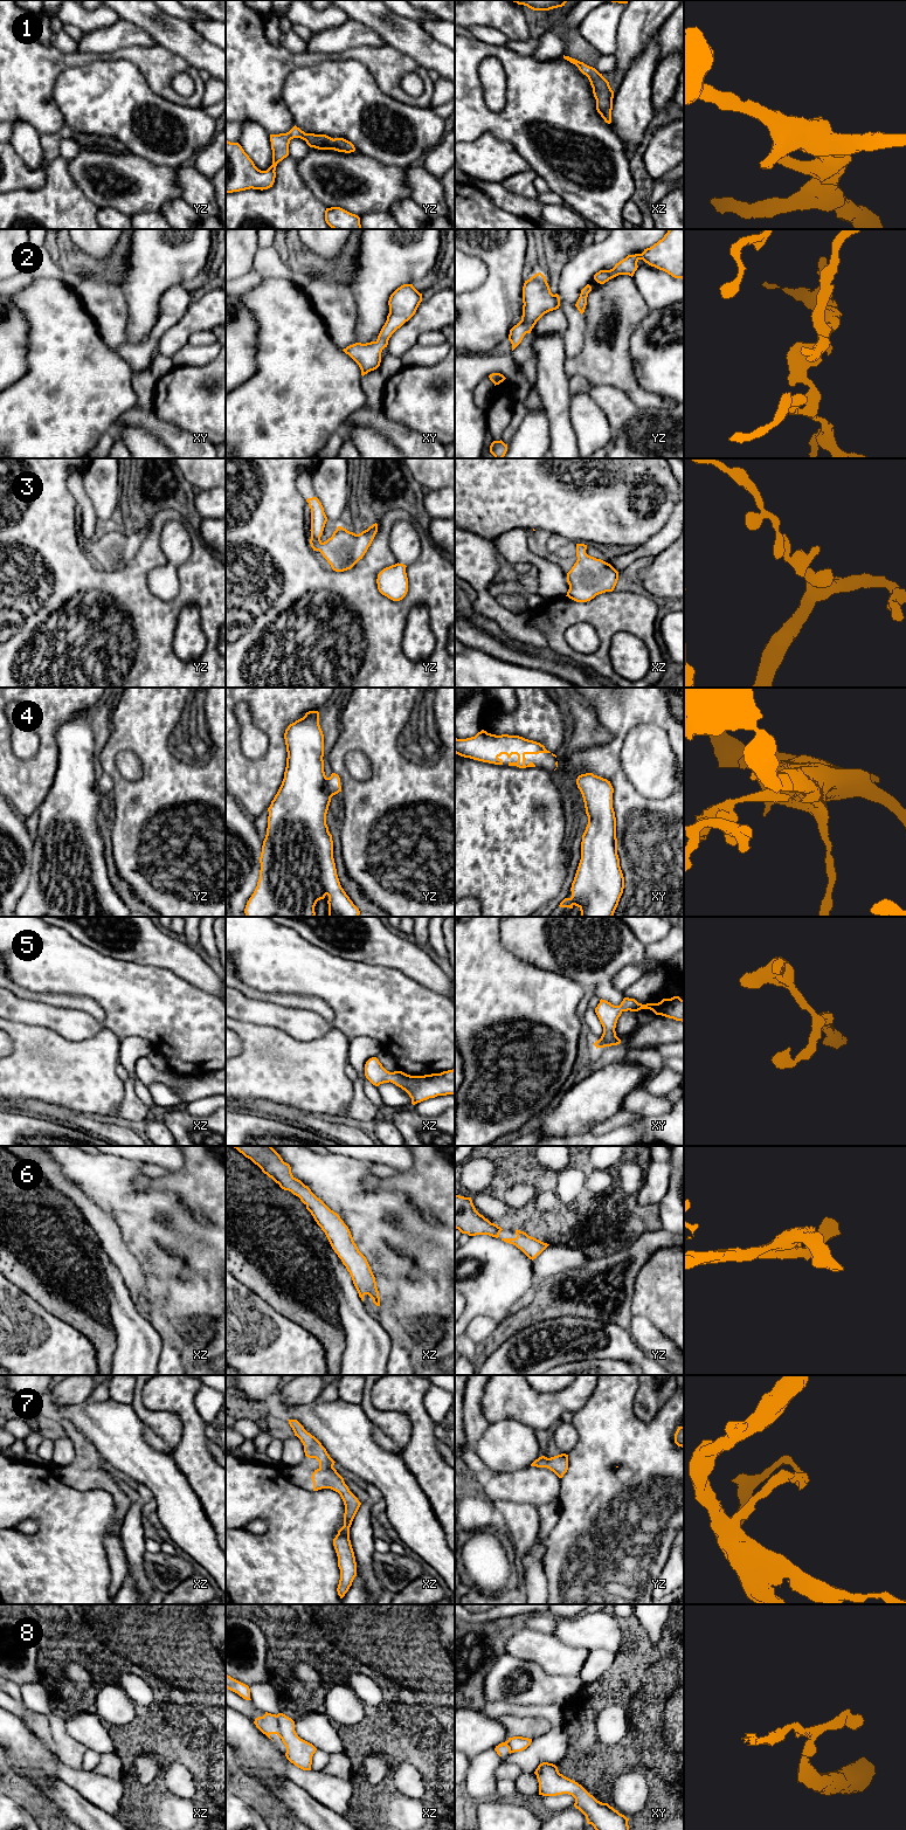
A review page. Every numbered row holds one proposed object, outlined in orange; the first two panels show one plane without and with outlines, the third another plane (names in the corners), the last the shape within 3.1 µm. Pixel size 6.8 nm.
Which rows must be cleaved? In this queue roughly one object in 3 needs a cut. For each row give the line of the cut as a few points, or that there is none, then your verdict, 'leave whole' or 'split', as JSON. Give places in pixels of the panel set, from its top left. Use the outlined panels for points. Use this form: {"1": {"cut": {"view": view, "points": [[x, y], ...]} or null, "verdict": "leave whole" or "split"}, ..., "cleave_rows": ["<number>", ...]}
{"1": {"cut": null, "verdict": "leave whole"}, "2": {"cut": null, "verdict": "leave whole"}, "3": {"cut": null, "verdict": "leave whole"}, "4": {"cut": null, "verdict": "leave whole"}, "5": {"cut": null, "verdict": "leave whole"}, "6": {"cut": null, "verdict": "leave whole"}, "7": {"cut": null, "verdict": "leave whole"}, "8": {"cut": {"view": "xz", "points": [[276, 1715], [281, 1737]]}, "verdict": "split"}, "cleave_rows": ["8"]}

